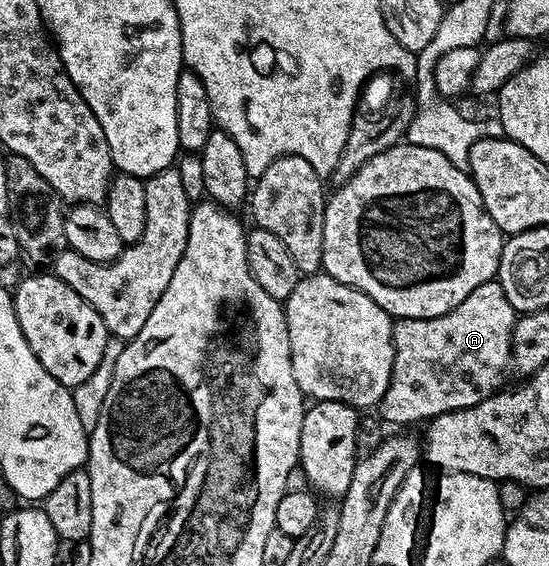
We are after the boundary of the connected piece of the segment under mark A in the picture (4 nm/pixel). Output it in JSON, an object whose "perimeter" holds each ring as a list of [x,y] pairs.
{"perimeter":[[[498,281],[477,285],[461,305],[441,317],[428,319],[395,319],[393,329],[393,369],[389,385],[377,405],[377,415],[384,424],[430,421],[441,413],[465,409],[485,401],[504,386],[503,374],[511,367],[511,338],[517,313],[505,297]]]}

